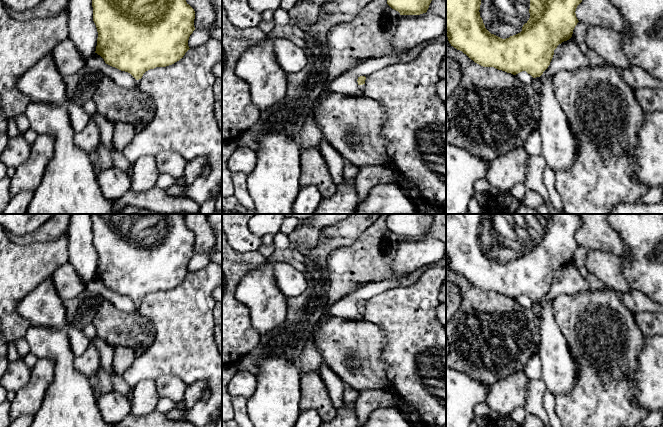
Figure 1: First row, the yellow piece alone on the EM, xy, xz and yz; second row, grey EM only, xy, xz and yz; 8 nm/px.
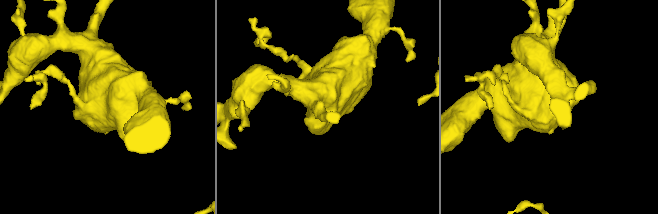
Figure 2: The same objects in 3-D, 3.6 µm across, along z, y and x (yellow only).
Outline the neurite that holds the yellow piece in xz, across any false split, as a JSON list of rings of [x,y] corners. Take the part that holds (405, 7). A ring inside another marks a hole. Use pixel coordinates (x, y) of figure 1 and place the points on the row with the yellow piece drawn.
[[[387,0],[387,4],[400,15],[426,13],[432,0]]]

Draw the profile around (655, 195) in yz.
[[[662,187],[650,188],[648,193],[642,198],[640,198],[640,203],[646,204],[646,205],[653,205],[661,202],[662,199],[663,199]]]

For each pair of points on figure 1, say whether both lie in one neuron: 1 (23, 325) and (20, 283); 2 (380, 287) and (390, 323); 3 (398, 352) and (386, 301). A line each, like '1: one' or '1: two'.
1: one
2: two
3: one

